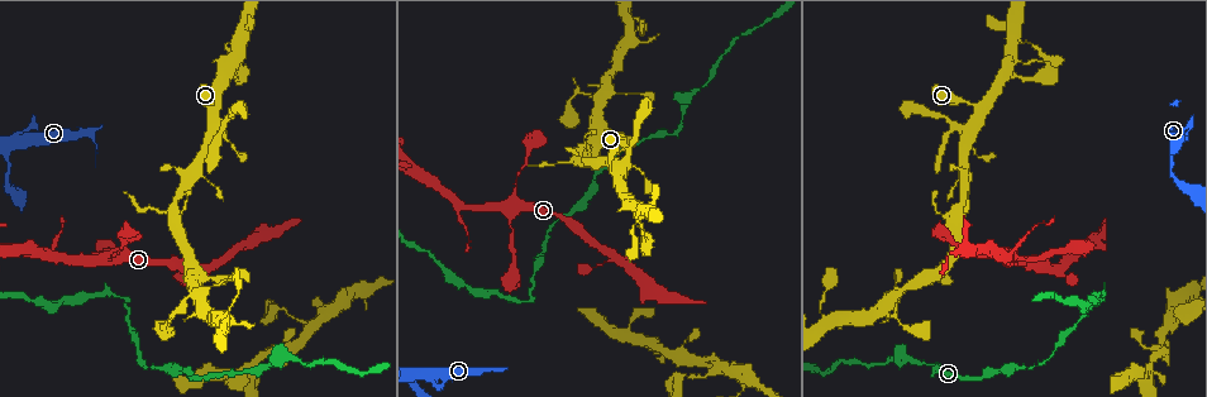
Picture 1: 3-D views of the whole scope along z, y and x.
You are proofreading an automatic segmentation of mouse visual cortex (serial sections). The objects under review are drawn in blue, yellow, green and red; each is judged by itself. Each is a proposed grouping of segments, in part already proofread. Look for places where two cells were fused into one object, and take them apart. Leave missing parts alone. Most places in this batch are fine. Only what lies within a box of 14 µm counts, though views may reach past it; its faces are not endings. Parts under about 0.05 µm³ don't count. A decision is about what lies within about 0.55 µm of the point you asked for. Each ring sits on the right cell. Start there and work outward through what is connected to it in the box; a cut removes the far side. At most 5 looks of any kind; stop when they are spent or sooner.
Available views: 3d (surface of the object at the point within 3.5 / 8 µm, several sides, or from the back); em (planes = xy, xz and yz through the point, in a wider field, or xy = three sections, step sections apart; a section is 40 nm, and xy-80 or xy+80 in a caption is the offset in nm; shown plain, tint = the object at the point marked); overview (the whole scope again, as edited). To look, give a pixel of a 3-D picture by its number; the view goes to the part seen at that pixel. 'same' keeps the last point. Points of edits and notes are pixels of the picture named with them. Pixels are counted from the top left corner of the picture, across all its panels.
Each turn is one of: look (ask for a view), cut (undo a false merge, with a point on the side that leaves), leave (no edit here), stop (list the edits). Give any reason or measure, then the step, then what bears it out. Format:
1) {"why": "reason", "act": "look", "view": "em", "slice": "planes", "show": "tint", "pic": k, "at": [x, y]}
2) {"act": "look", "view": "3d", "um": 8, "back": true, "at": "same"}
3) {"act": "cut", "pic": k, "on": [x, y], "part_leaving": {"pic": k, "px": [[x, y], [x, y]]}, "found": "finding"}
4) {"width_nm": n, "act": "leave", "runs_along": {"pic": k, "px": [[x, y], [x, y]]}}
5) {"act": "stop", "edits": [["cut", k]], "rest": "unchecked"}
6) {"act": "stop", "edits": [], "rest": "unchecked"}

{"why": "side arm on a straight run", "act": "look", "view": "3d", "um": 3.5, "pic": 1, "at": [209, 111]}

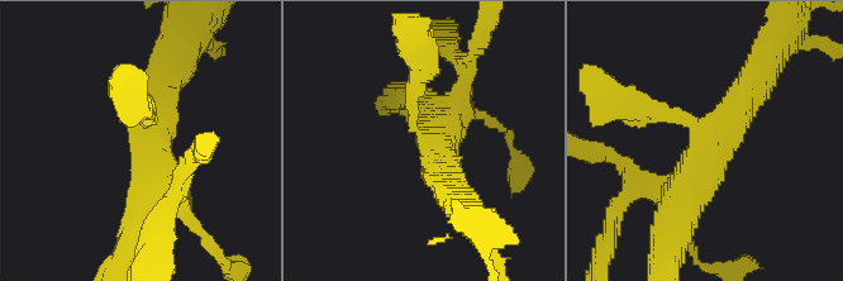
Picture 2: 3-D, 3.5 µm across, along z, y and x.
{"arms": 3, "arm_widths_nm": [200, 400, 600], "why": "need the tissue", "act": "look", "view": "em", "slice": "planes", "show": "tint", "pic": 2, "at": [707, 135]}

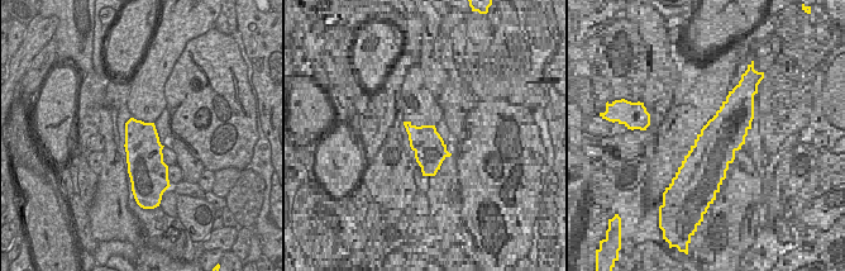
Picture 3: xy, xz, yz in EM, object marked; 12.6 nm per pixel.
{"act": "leave", "runs_along": {"pic": 2, "px": [[638, 109], [706, 137], [681, 210]]}, "found": "one cell here"}

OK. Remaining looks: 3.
{"why": "sharp bend", "act": "look", "view": "3d", "um": 3.5, "back": true, "pic": 1, "at": [1104, 298]}

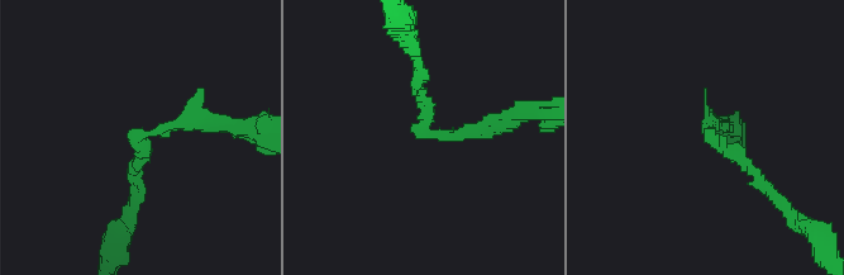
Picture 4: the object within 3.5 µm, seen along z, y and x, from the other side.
{"act": "look", "view": "em", "slice": "xy", "step": 5, "show": "tint", "pic": 4, "at": [155, 130]}

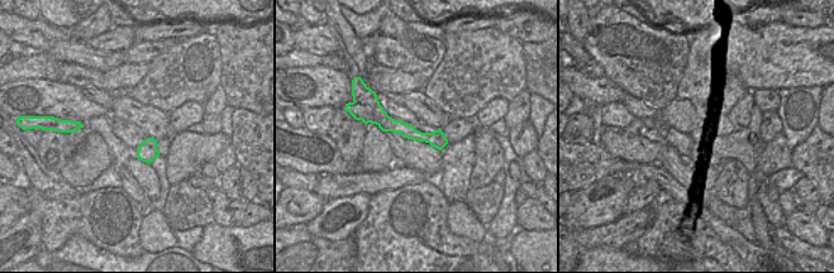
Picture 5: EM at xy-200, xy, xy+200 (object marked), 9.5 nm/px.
{"width_nm": 160, "act": "cut", "pic": 4, "on": [189, 127], "part_leaving": {"pic": 4, "px": [[148, 134], [176, 123], [261, 131]]}, "found": "two cells meet here"}

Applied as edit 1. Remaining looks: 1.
{"act": "stop", "edits": [["cut", 4]], "rest": "unchecked"}

